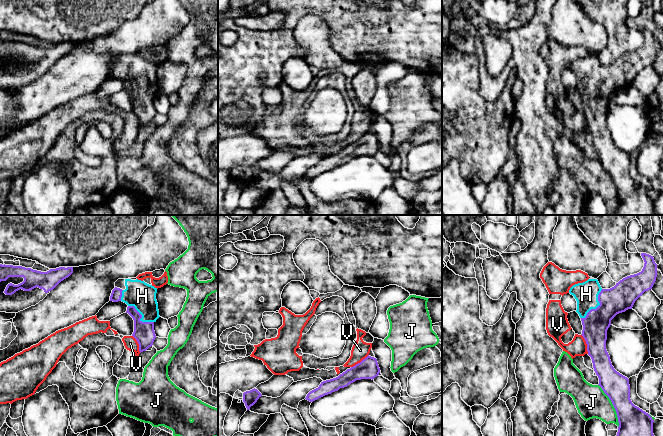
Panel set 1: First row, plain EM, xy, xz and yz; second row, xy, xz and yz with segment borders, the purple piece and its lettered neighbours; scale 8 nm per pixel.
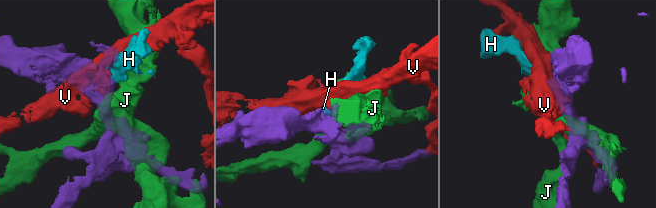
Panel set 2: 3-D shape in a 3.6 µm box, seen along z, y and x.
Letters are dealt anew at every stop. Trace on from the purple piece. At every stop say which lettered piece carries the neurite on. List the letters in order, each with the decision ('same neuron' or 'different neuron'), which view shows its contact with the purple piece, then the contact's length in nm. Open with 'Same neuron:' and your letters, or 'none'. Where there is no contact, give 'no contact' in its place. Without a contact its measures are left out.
Same neuron: H
H: same neuron | yz | 300 nm
J: different neuron | yz | 380 nm
V: different neuron | yz | 170 nm

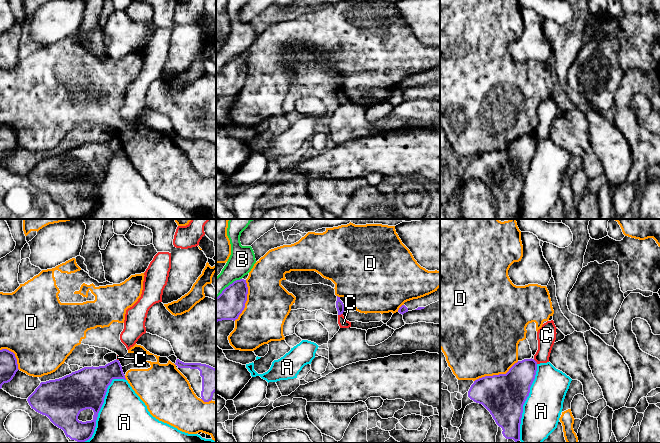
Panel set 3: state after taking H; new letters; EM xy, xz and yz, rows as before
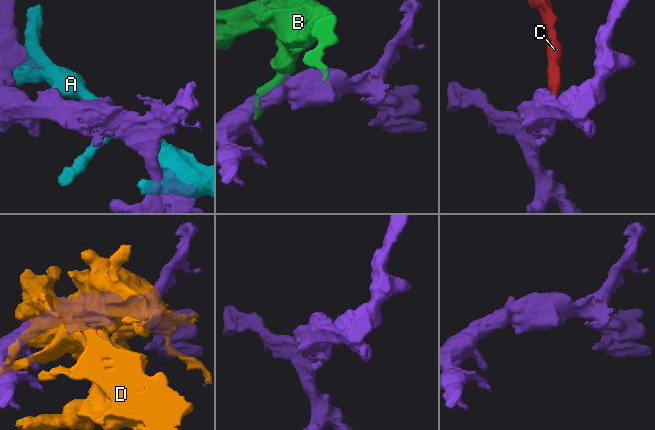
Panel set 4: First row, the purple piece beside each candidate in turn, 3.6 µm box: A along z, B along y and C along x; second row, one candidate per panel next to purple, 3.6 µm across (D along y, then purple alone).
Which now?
Same neuron: none
A: different neuron | xy | 600 nm
B: different neuron | xz | 260 nm
C: different neuron | xz | 40 nm
D: different neuron | yz | 400 nm

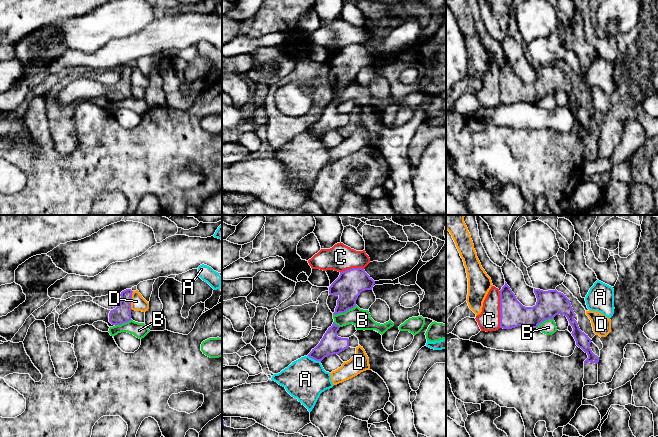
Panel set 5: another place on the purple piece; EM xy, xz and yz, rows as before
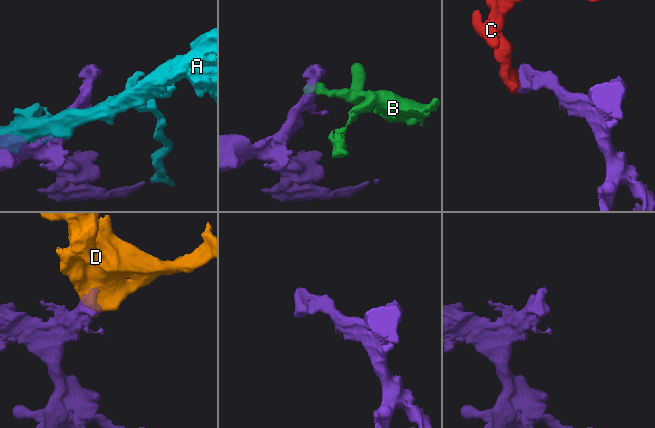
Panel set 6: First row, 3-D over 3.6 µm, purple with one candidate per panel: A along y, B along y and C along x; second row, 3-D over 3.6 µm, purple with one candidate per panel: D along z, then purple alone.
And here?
Same neuron: none
A: different neuron | xz | 130 nm
B: different neuron | xz | 200 nm
C: different neuron | yz | 300 nm
D: different neuron | xy | 150 nm

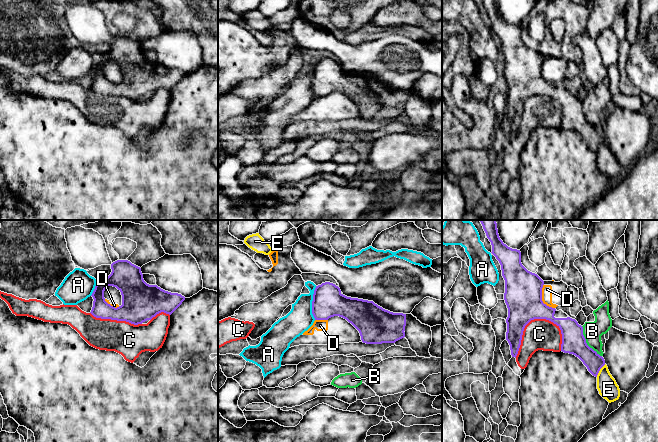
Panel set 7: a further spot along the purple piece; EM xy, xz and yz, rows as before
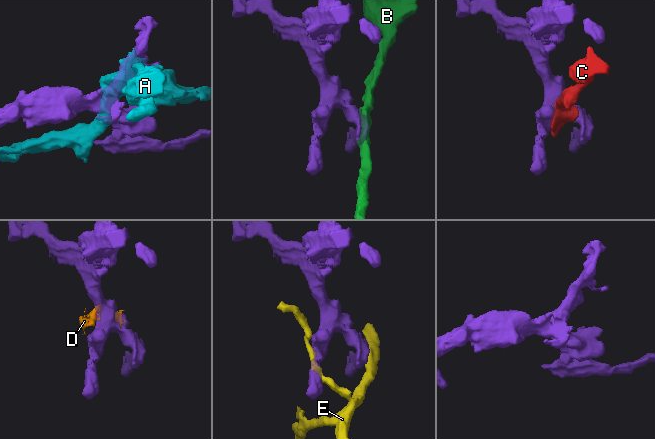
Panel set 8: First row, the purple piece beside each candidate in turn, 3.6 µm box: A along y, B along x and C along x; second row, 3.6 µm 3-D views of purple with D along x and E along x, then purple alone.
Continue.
Same neuron: none
A: different neuron | xz | 280 nm
B: different neuron | yz | 300 nm
C: different neuron | yz | 440 nm
D: different neuron | yz | 220 nm
E: different neuron | yz | 130 nm

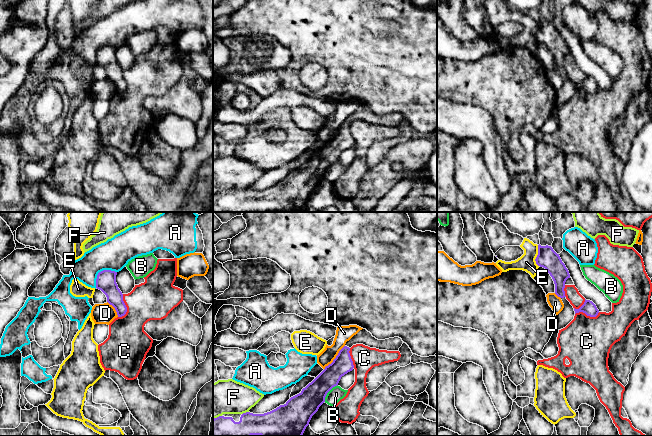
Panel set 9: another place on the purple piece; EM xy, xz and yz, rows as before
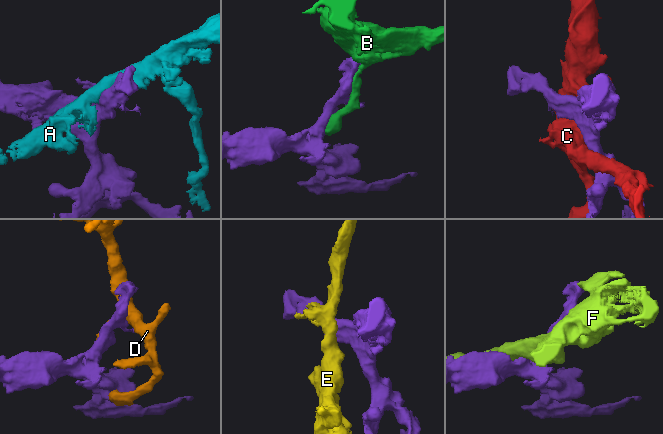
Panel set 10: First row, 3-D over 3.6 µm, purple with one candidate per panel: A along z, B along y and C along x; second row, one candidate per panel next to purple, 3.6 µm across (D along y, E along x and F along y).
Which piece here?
Same neuron: none
A: different neuron | xy | 220 nm
B: different neuron | xz | 180 nm
C: different neuron | xy | 200 nm
D: different neuron | xz | 260 nm
E: different neuron | yz | 180 nm
F: different neuron | xz | 60 nm

